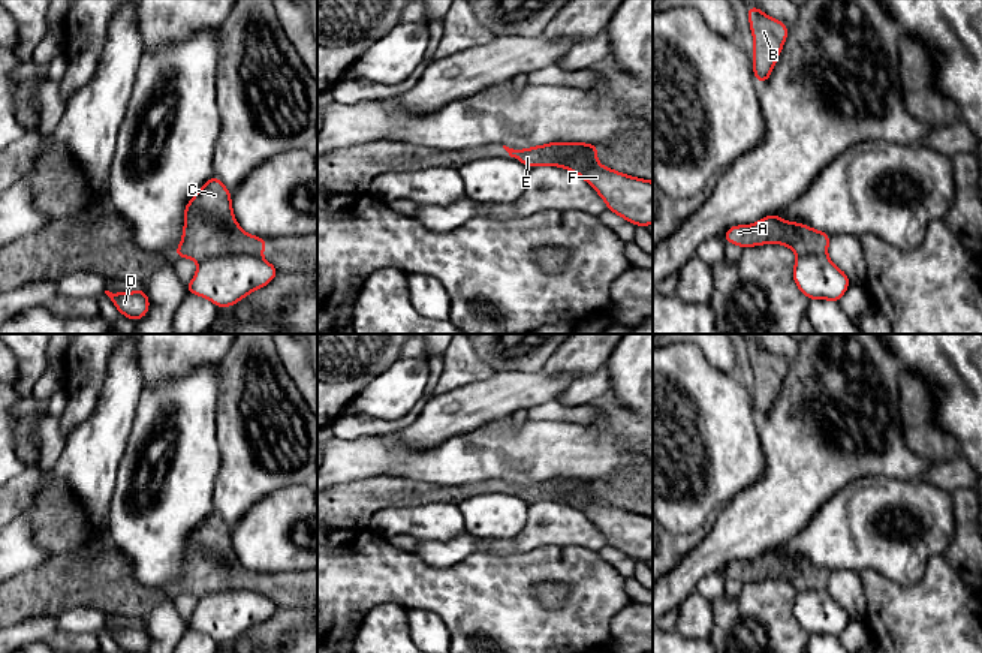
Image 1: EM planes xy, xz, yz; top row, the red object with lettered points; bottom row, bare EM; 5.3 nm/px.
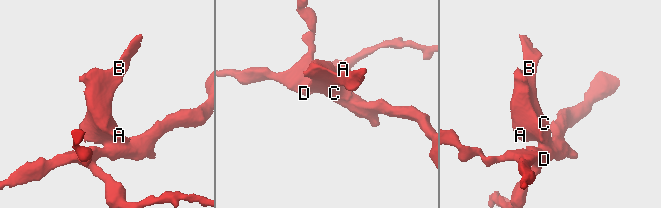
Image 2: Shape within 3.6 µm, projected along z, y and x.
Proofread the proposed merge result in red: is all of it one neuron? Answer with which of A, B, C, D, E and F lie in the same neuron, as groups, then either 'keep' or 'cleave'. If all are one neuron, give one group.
A B C E / D F; cleave

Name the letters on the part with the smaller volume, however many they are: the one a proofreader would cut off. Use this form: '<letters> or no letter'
A, B, C, E

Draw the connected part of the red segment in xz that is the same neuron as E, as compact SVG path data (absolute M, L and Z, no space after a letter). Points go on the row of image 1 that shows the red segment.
M549 142L546 145L537 145L527 150L513 150L506 145L503 145L503 148L510 157L521 160L528 168L542 165L561 166L563 154L584 154L599 163L596 157L597 144Z

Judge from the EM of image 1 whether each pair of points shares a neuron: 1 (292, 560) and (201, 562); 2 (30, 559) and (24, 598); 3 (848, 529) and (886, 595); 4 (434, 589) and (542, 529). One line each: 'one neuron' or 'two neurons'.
1: two neurons
2: two neurons
3: two neurons
4: two neurons

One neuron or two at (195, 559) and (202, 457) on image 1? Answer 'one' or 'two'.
two

